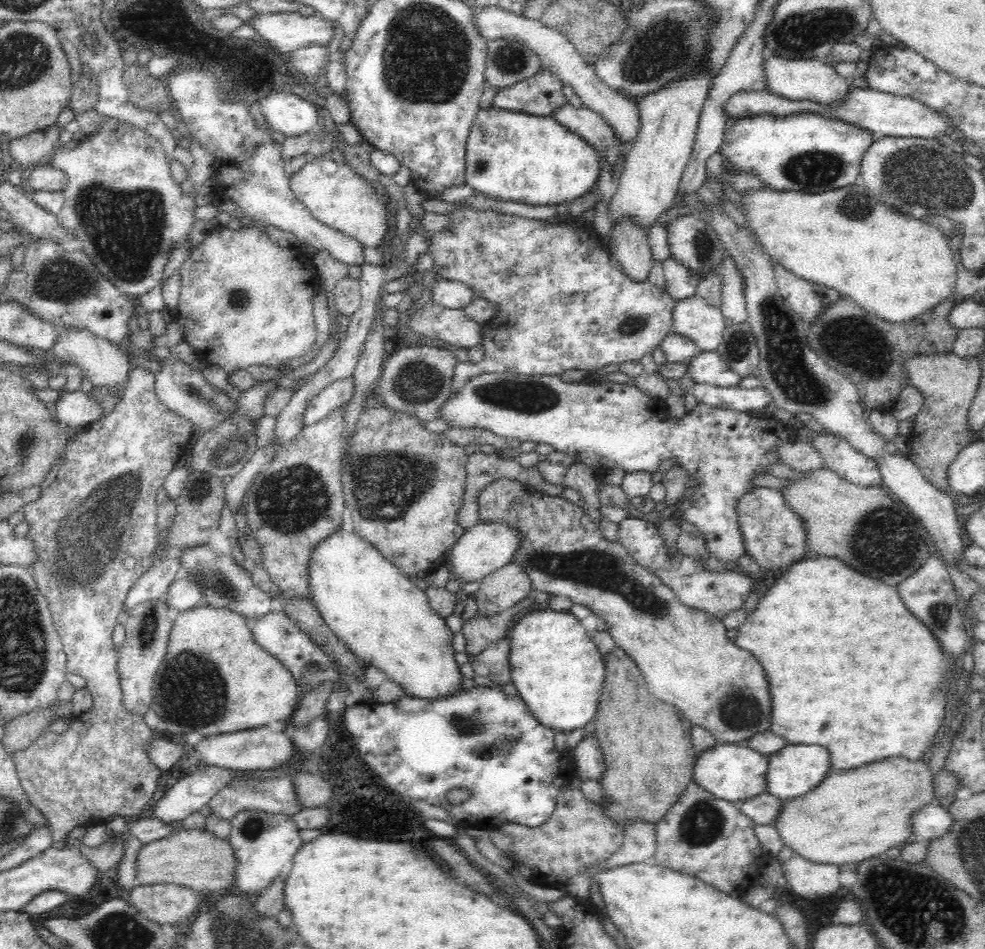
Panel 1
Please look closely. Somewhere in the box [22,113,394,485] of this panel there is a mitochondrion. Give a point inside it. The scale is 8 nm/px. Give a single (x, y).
(126, 228)

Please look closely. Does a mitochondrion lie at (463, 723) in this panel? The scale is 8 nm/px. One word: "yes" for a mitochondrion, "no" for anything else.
yes

